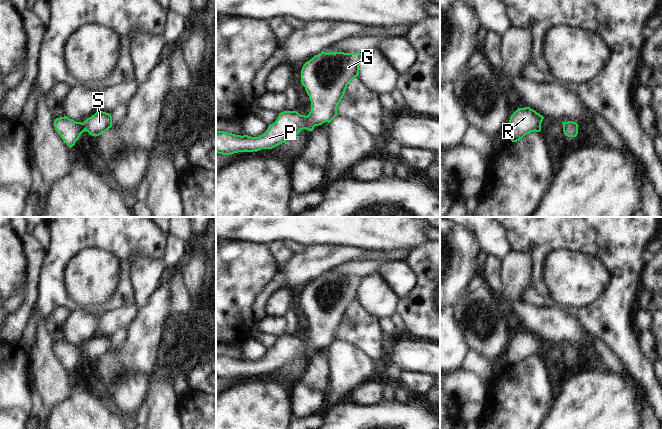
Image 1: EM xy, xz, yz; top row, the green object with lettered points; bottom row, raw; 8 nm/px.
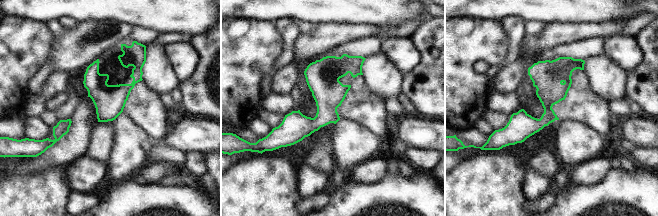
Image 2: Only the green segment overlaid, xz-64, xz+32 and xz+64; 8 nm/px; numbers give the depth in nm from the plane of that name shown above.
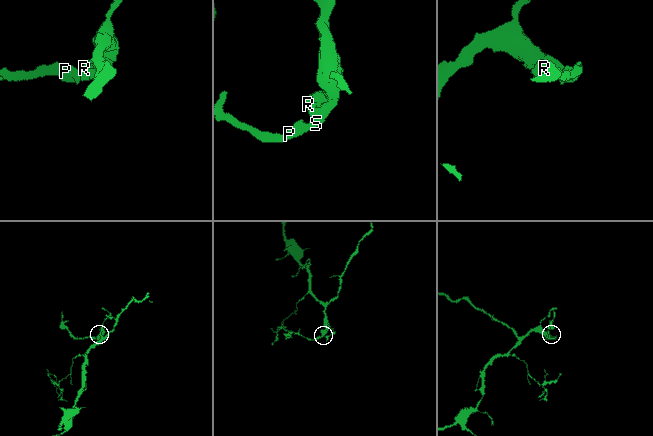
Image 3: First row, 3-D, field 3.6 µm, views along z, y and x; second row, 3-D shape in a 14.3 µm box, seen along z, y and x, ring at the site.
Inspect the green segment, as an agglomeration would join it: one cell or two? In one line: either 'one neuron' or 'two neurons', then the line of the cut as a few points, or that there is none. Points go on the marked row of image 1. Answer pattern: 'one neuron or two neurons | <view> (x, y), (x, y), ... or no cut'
one neuron | no cut

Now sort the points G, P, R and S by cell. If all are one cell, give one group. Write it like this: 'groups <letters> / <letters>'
groups G P R S

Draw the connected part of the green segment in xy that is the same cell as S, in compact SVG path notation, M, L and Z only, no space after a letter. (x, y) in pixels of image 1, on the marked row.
M98 111L83 123L64 116L56 118L54 126L63 141L71 148L85 130L95 137L106 132L112 127L112 116L109 113Z

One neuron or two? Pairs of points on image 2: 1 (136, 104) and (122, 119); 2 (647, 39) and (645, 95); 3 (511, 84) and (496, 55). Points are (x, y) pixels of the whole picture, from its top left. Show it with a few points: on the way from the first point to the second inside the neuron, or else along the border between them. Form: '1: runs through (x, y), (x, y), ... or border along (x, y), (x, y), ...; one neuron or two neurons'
1: border along (123, 110), (144, 128); two neurons
2: runs through (647, 53), (647, 64), (636, 75), (637, 81); one neuron
3: border along (503, 66), (493, 79); two neurons

